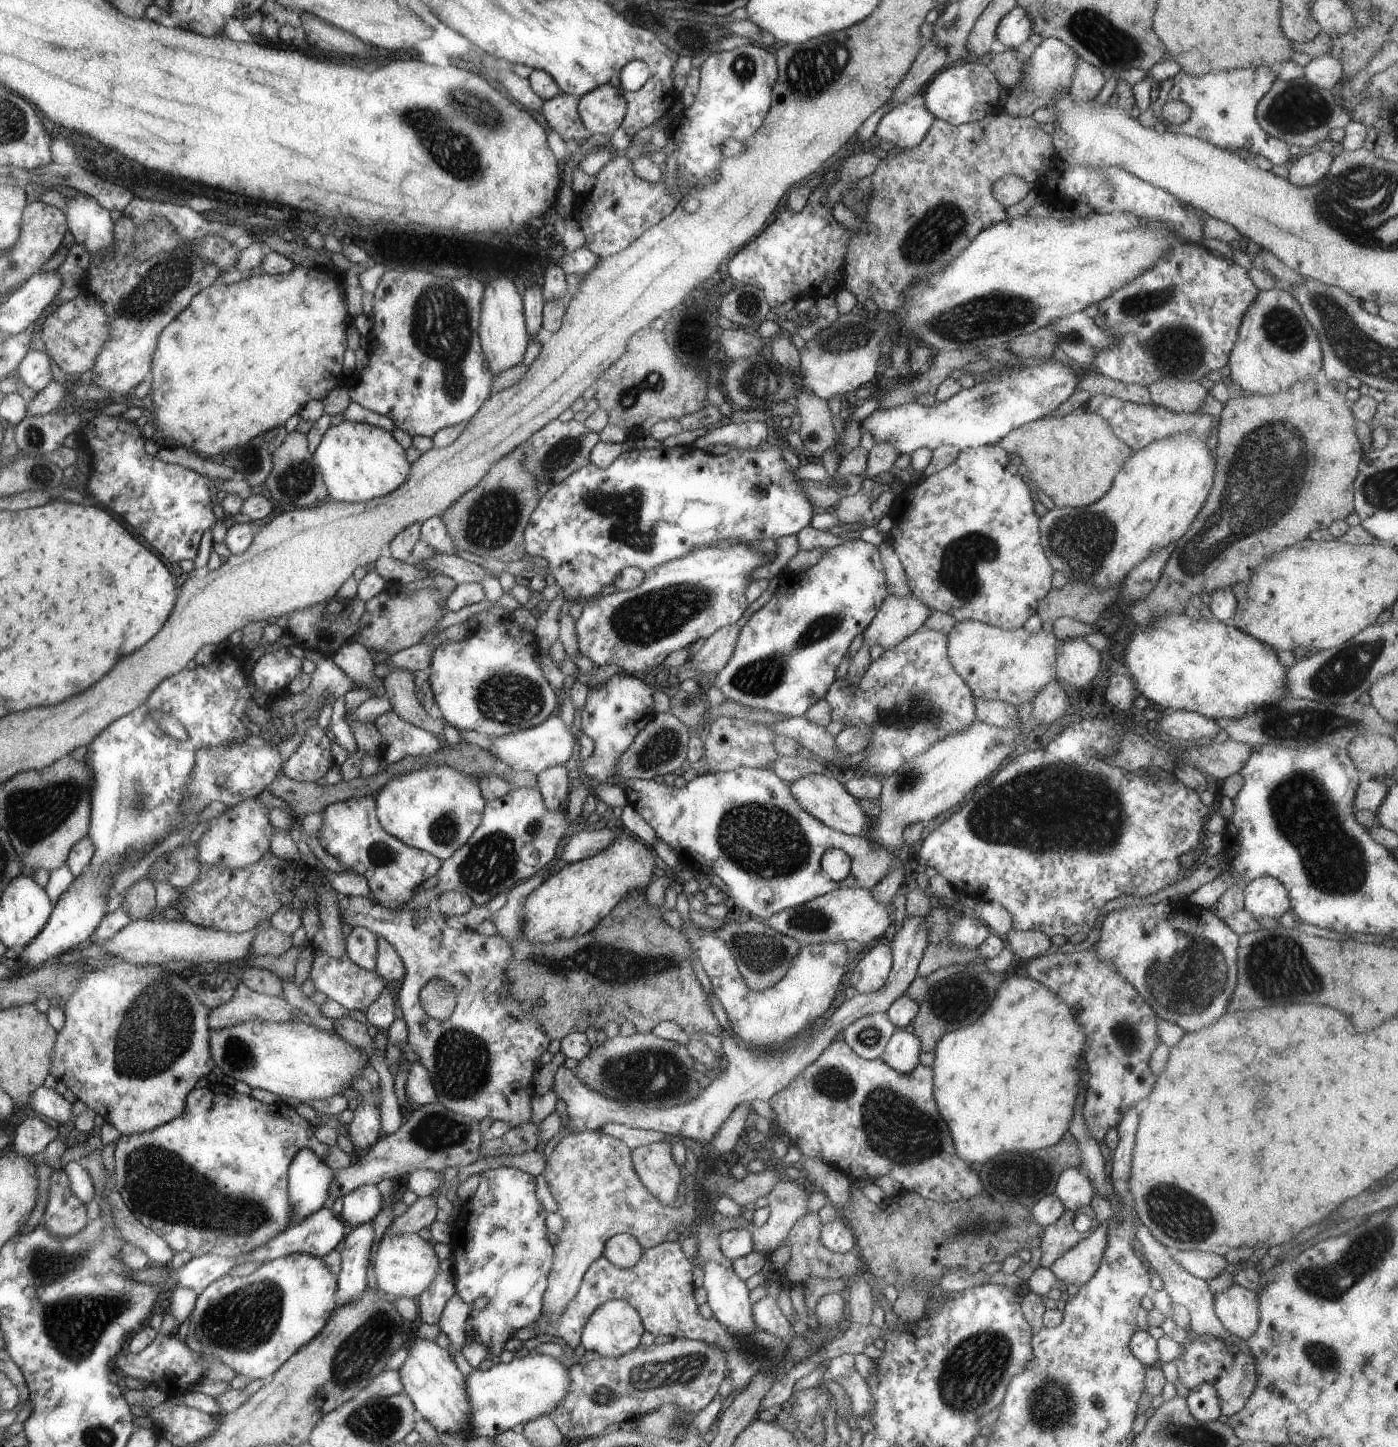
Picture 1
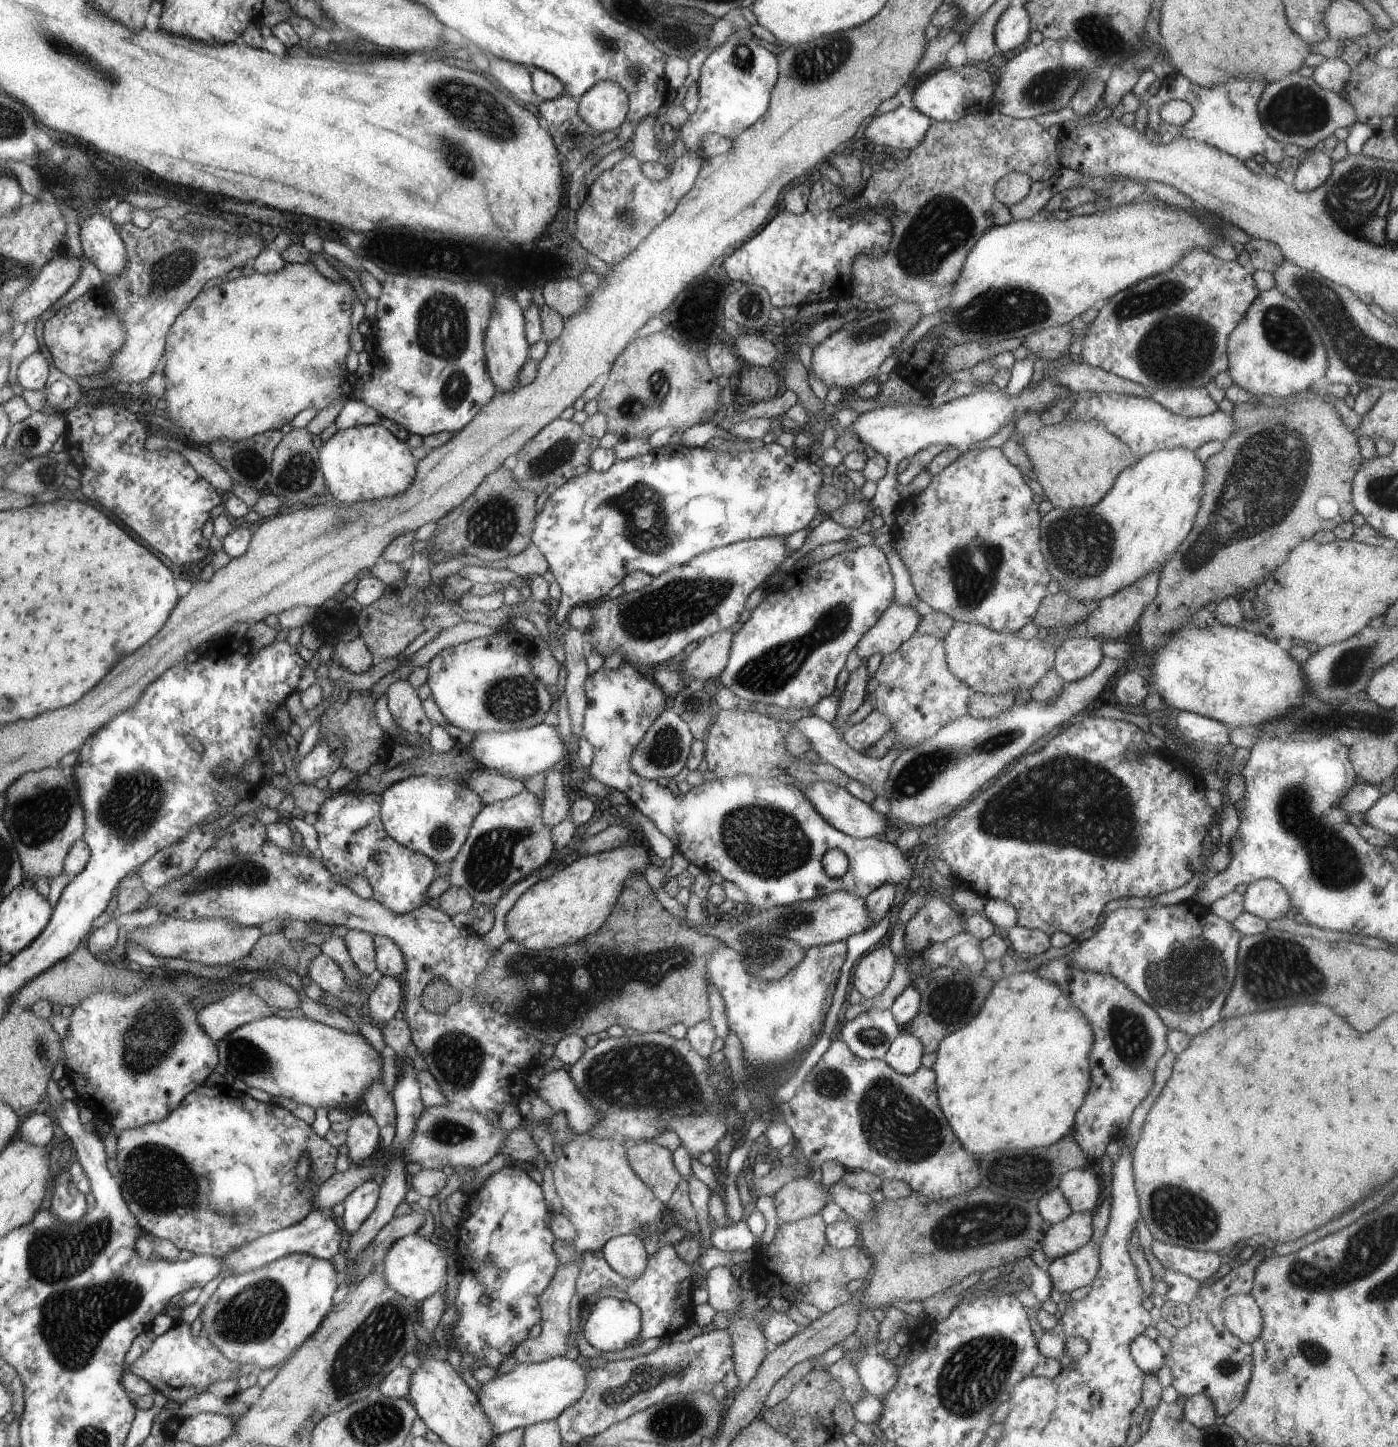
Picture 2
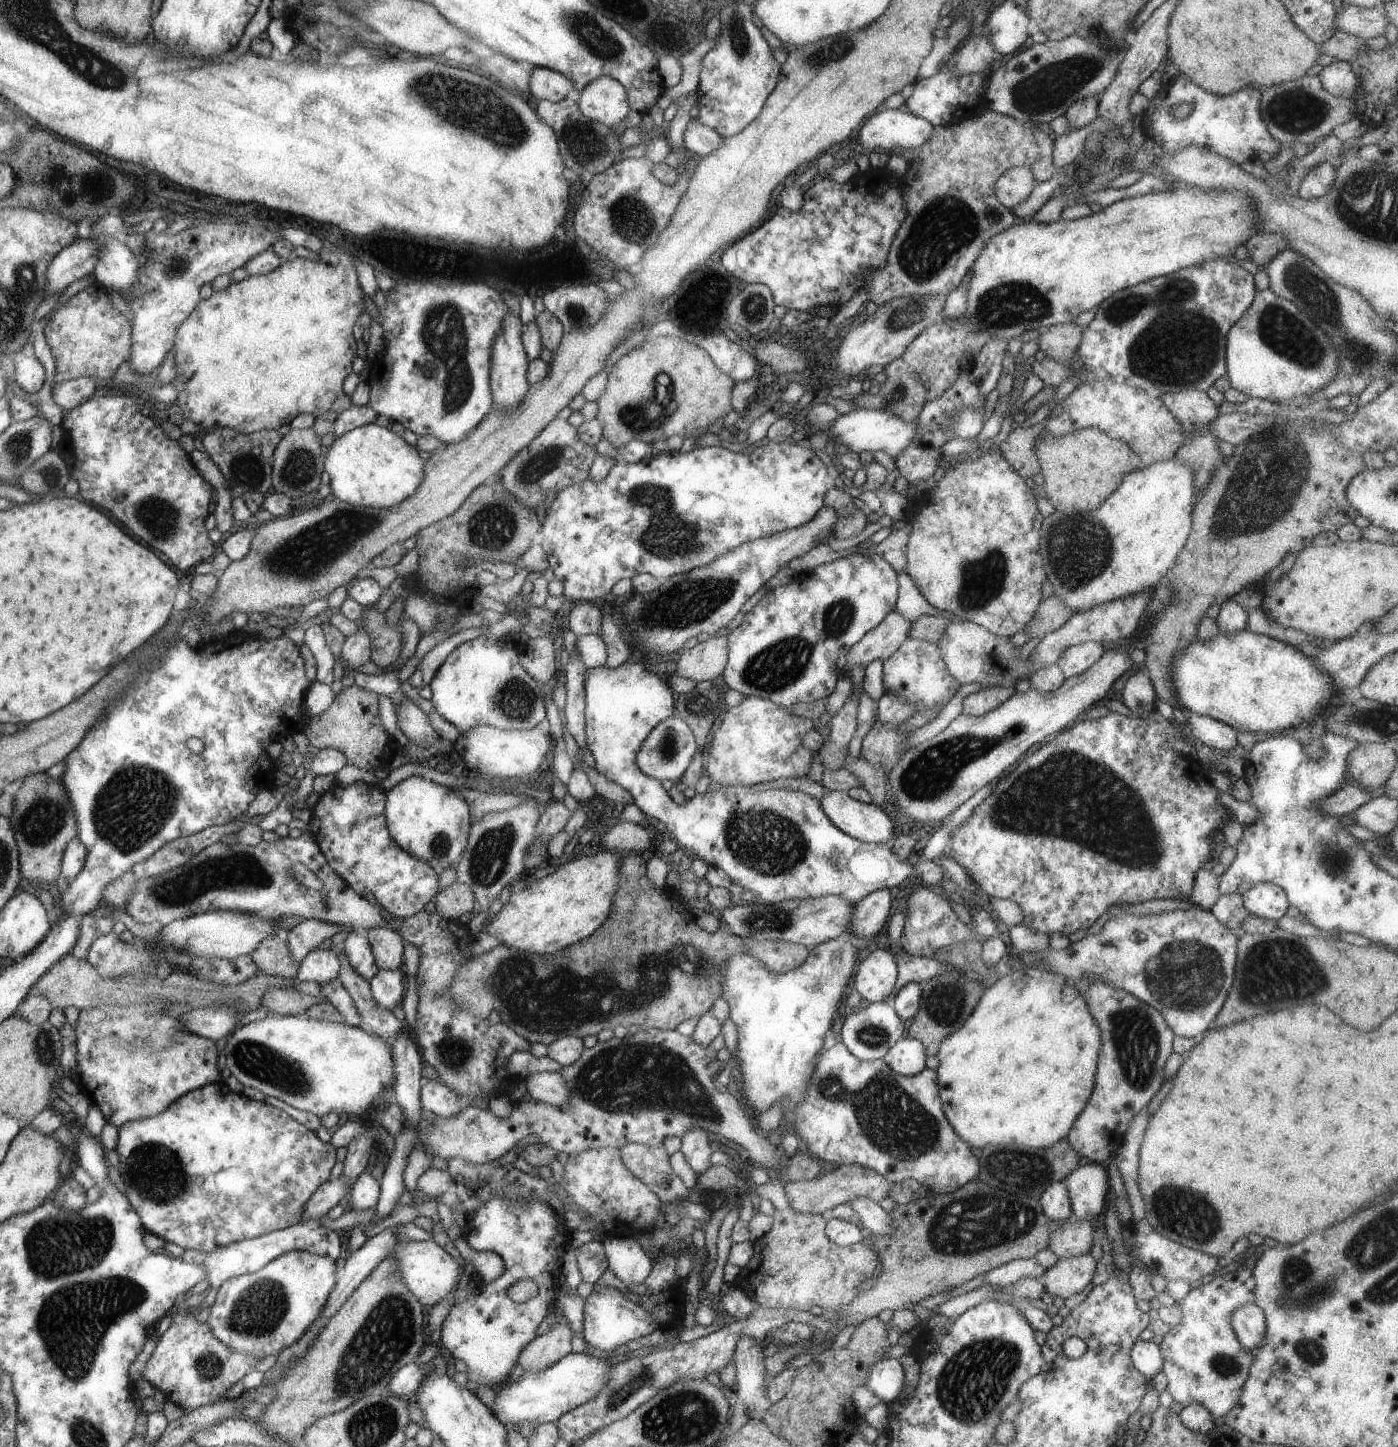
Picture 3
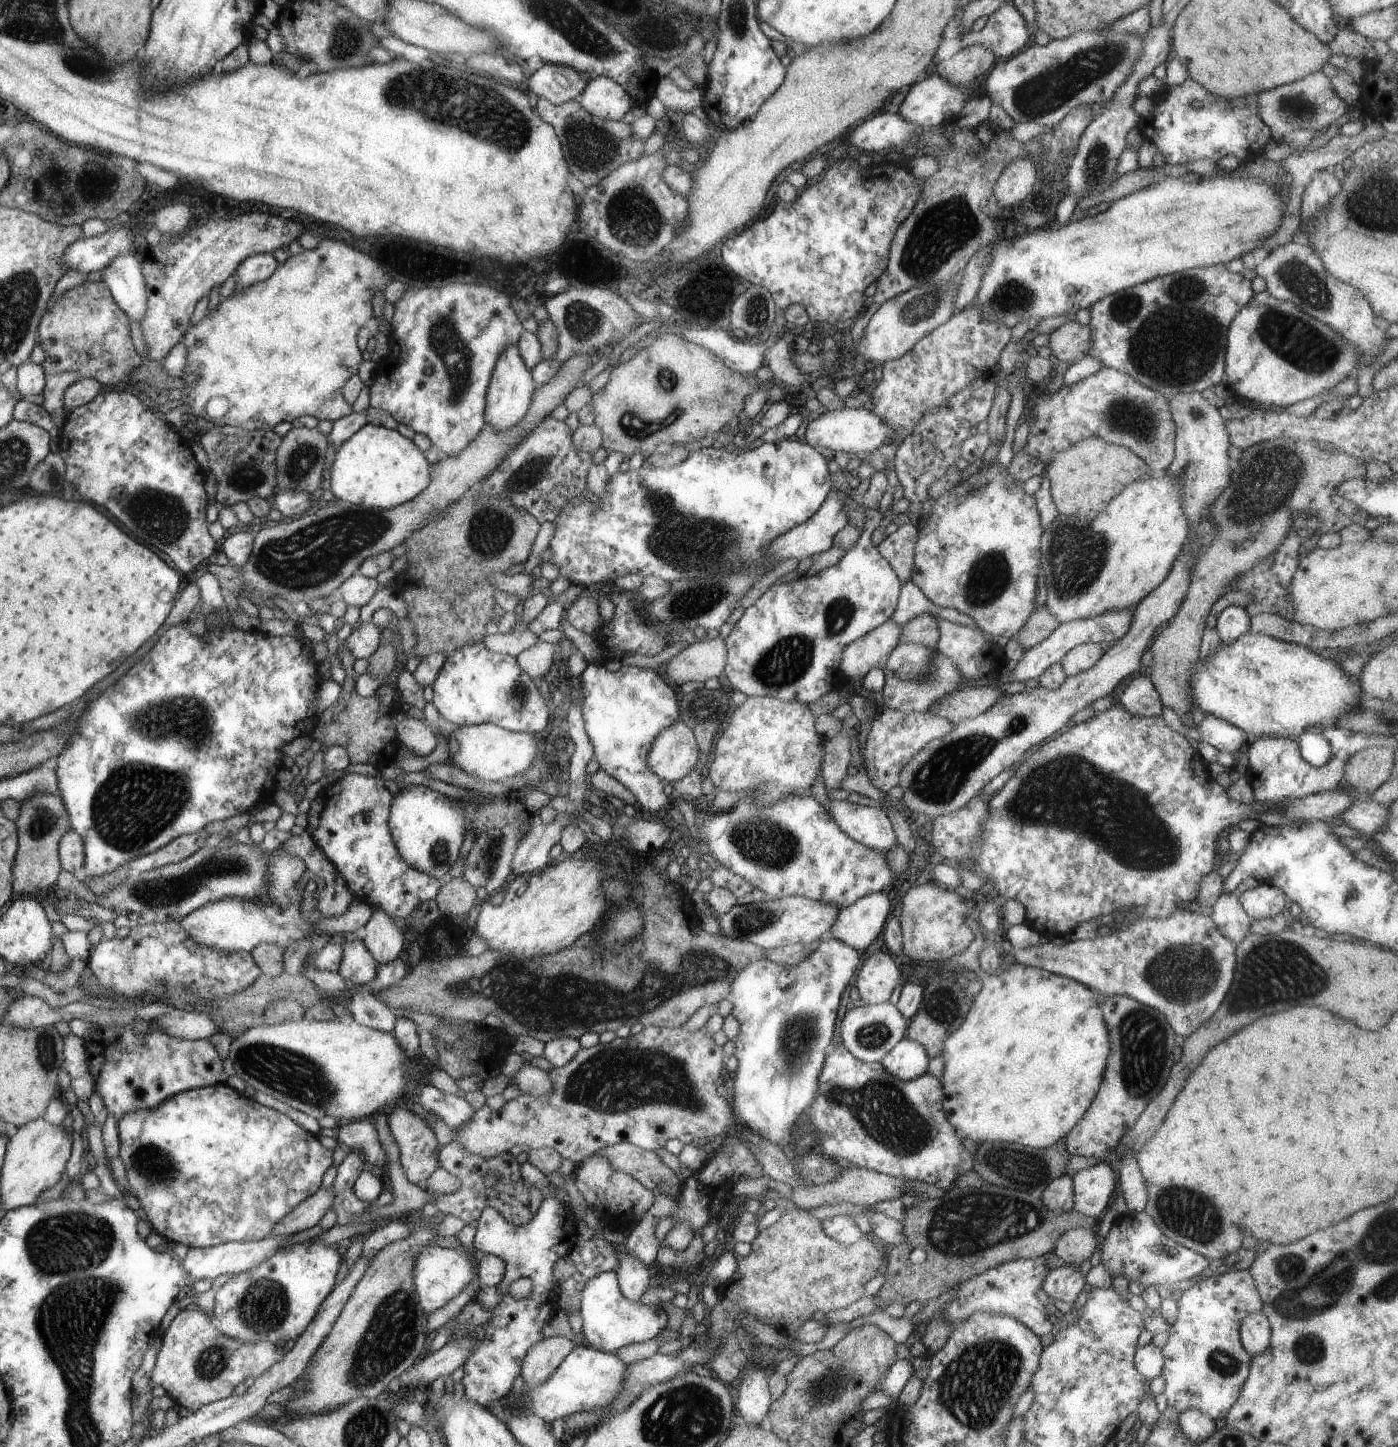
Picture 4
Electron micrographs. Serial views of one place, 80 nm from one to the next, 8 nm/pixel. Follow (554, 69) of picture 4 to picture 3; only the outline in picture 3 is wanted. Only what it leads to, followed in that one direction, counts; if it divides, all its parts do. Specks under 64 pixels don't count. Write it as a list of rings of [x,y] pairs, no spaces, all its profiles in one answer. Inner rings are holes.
[[[536,67],[530,77],[530,93],[538,99],[546,99],[554,103],[564,99],[568,92],[574,90],[574,81],[569,76],[562,76],[554,69]]]

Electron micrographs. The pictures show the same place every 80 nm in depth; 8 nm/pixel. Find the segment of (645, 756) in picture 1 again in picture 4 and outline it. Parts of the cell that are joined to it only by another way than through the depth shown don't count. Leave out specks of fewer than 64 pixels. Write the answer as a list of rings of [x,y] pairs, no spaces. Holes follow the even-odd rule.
[[[678,720],[656,737],[647,761],[660,780],[673,783],[700,767],[703,759],[692,729]]]

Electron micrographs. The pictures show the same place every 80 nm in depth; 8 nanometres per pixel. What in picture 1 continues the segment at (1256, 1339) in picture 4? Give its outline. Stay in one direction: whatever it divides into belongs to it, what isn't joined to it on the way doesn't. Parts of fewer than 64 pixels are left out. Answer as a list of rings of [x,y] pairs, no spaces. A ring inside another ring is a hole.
[[[1238,1282],[1231,1285],[1228,1289],[1214,1293],[1213,1306],[1216,1317],[1228,1328],[1228,1331],[1242,1340],[1248,1341],[1250,1336],[1258,1329],[1260,1302],[1255,1291],[1242,1287]]]

